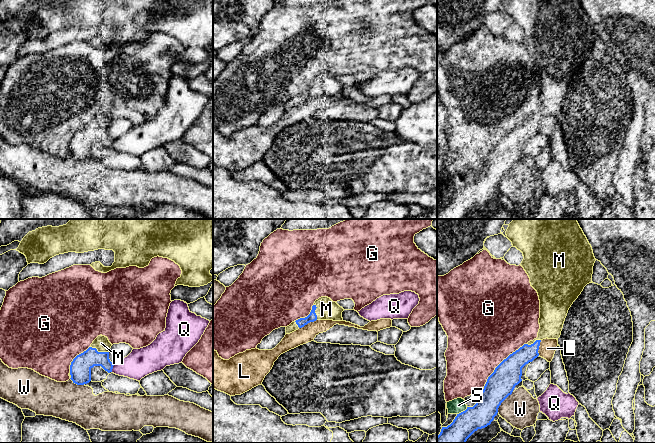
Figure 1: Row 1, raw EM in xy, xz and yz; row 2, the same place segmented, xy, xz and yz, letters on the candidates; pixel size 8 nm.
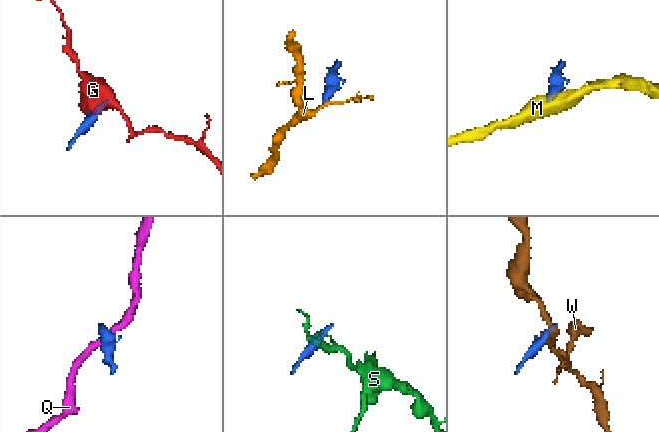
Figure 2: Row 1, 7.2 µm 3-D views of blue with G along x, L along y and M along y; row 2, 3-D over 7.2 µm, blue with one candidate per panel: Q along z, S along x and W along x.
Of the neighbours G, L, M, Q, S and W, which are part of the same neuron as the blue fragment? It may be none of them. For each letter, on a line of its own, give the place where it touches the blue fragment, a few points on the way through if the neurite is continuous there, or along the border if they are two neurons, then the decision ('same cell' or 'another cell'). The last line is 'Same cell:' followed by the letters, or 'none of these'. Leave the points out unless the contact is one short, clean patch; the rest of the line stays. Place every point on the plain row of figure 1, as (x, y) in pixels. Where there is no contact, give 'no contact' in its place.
G: yz (495, 144) | another cell
L: xz (307, 99) | along xz (316, 95), (299, 104) | another cell
M: xy (99, 128) | same cell
Q: xy (112, 144) | another cell
S: yz (463, 187) | another cell
W: yz (502, 177) | another cell
Same cell: M

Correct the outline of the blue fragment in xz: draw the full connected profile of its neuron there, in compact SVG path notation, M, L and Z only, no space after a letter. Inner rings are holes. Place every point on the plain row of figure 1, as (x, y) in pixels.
M321 73L315 77L312 86L307 93L300 94L286 103L286 110L290 110L316 96L342 97L343 87L344 85L330 74Z

